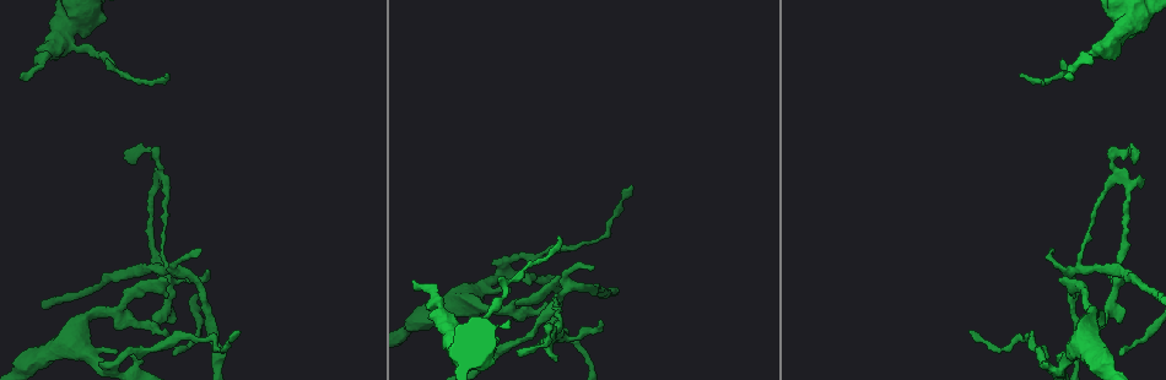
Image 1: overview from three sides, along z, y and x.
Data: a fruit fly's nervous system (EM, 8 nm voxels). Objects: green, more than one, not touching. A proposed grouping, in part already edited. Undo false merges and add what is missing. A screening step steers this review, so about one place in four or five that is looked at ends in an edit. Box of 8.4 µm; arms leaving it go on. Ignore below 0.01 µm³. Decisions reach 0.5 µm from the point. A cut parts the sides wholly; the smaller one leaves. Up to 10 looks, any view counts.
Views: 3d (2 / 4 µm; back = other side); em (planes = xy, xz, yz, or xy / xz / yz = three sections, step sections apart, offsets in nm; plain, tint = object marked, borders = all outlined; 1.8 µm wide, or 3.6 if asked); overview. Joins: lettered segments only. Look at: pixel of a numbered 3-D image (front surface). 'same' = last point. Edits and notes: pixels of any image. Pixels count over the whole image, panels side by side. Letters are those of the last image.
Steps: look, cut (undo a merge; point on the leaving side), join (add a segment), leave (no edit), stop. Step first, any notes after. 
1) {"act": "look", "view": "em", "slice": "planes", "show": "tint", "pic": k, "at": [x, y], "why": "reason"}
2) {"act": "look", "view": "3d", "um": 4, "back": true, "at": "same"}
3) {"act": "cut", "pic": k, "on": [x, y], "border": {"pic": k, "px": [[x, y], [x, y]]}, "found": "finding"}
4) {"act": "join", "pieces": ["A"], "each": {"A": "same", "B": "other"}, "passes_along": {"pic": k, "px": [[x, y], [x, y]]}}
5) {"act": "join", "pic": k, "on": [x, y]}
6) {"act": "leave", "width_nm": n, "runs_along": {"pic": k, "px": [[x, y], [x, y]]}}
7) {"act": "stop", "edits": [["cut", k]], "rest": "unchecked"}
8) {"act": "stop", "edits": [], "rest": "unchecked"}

{"act": "look", "view": "em", "um": 3.6, "slice": "yz", "step": 4, "show": "tint", "pic": 1, "at": [1124, 28], "why": "sharp bend"}

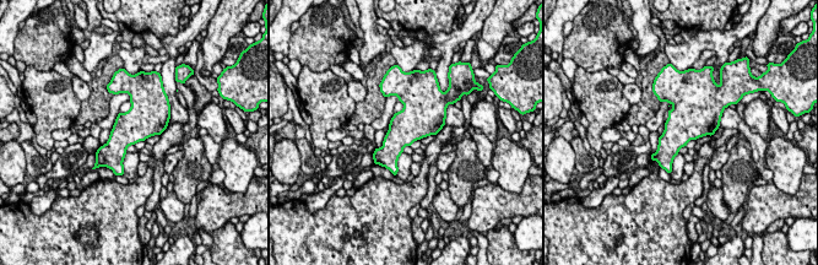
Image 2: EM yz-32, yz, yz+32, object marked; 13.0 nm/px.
{"act": "look", "view": "em", "um": 3.6, "slice": "planes", "show": "borders", "at": "same"}

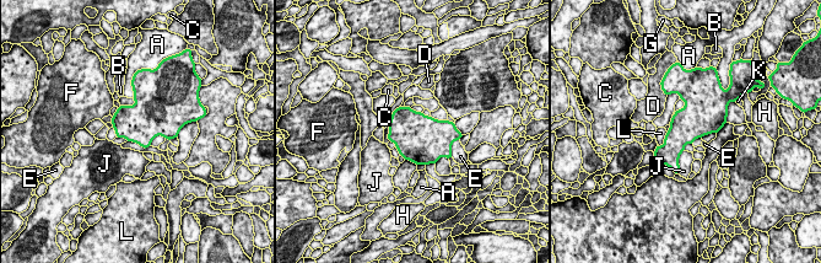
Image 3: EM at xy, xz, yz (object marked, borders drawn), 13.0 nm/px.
{"act": "leave", "each": {"A": "other", "B": "other", "C": "other", "D": "other", "E": "other", "F": "other", "G": "other", "H": "other", "J": "other", "K": "other", "L": "other"}, "border": {"pic": 3, "px": [[389, 140], [397, 145]]}, "found": "continuous, no second cell"}

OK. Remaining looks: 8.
{"act": "look", "view": "em", "slice": "yz", "step": 8, "show": "borders", "pic": 1, "at": [1066, 78], "why": "free end"}

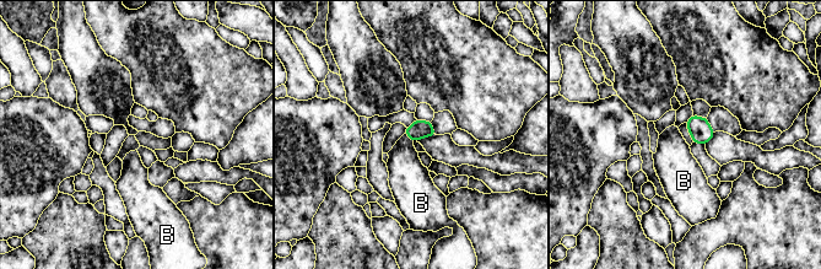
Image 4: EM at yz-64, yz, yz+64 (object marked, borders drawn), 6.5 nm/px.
{"act": "look", "view": "em", "slice": "planes", "show": "borders", "at": "same", "why": "another direction"}

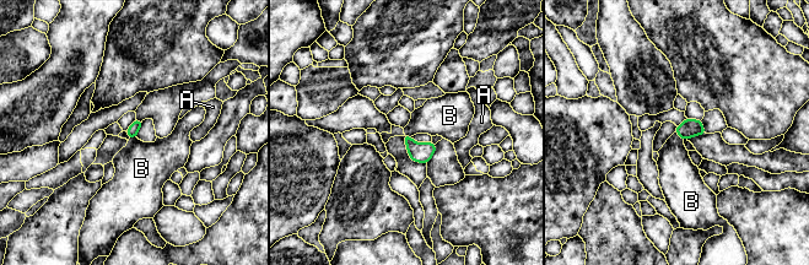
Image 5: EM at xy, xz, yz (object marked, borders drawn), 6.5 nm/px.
{"act": "leave", "each": {"A": "other", "B": "other"}, "border": {"pic": 5, "px": [[675, 131], [683, 140]]}, "found": "no lettered segment goes on from it"}

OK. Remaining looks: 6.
{"act": "look", "view": "em", "slice": "xy", "step": 8, "show": "borders", "pic": 1, "at": [520, 353], "why": "tapers out"}

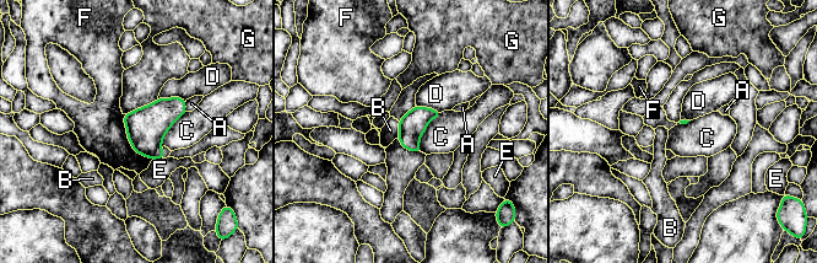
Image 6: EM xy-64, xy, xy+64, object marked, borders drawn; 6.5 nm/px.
{"act": "look", "view": "em", "slice": "yz", "step": 8, "show": "borders", "at": "same", "why": "cut it another way"}

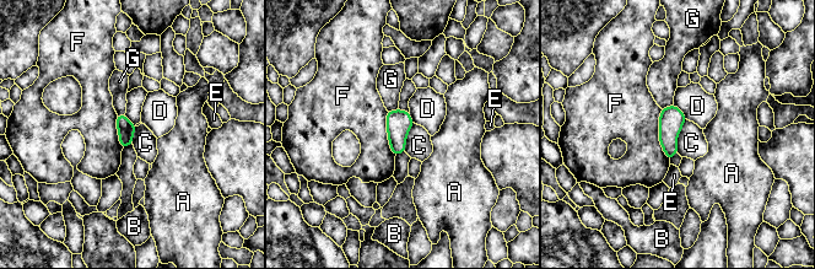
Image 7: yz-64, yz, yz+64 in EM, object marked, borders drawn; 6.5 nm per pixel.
{"act": "leave", "each": {"A": "other", "B": "other", "C": "other", "D": "other", "E": "other", "F": "other", "G": "other"}, "border": {"pic": 7, "px": [[685, 118], [676, 140], [676, 152]]}, "found": "none of them fits"}

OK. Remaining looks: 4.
{"act": "look", "view": "3d", "um": 4, "pic": 1, "at": [153, 326], "why": "sharp bend"}

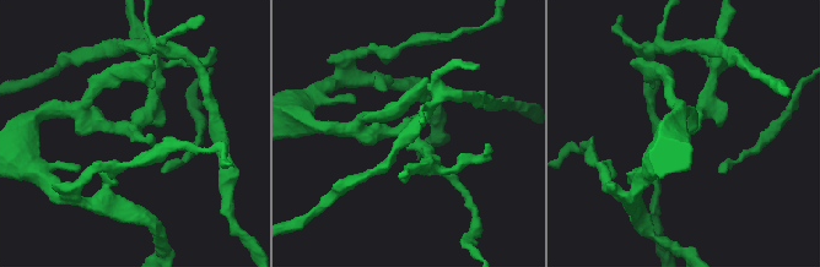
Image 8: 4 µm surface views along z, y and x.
{"act": "look", "view": "em", "slice": "planes", "show": "tint", "pic": 8, "at": [131, 124], "why": "need the tissue"}

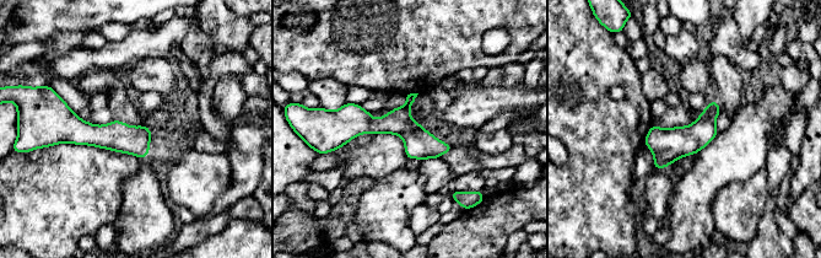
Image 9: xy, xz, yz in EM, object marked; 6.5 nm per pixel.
{"act": "look", "view": "em", "slice": "planes", "show": "borders", "at": "same"}

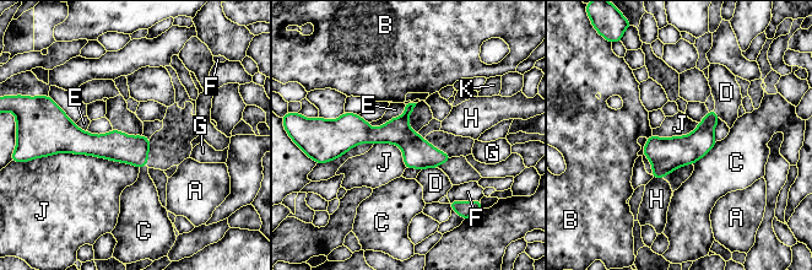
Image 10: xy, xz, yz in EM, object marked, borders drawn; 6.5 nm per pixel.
{"act": "leave", "width_nm": 190, "each": {"A": "other", "B": "other", "C": "other", "D": "other", "E": "other", "F": "other", "G": "other", "H": "other", "J": "other", "K": "other"}, "border": {"pic": 10, "px": [[50, 154], [88, 154], [139, 168]]}, "found": "continuous, no second cell"}

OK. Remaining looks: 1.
{"act": "stop", "edits": [], "rest": "unchecked"}

